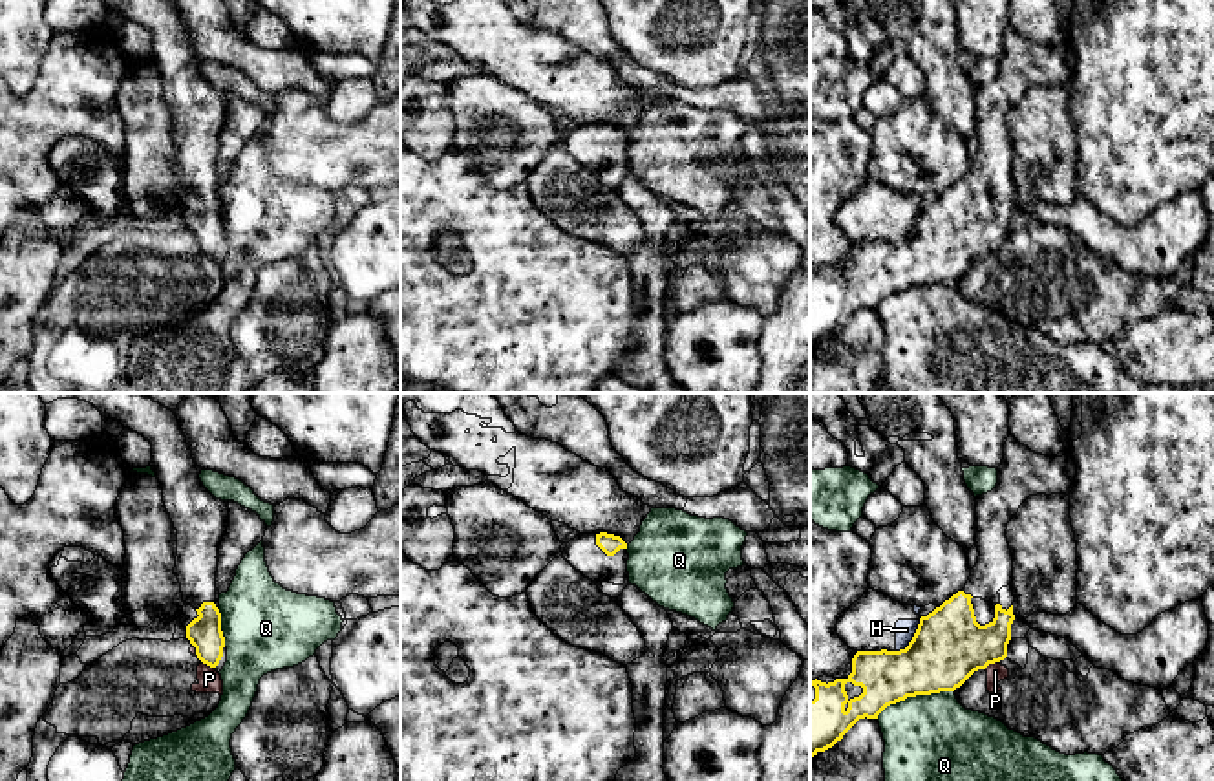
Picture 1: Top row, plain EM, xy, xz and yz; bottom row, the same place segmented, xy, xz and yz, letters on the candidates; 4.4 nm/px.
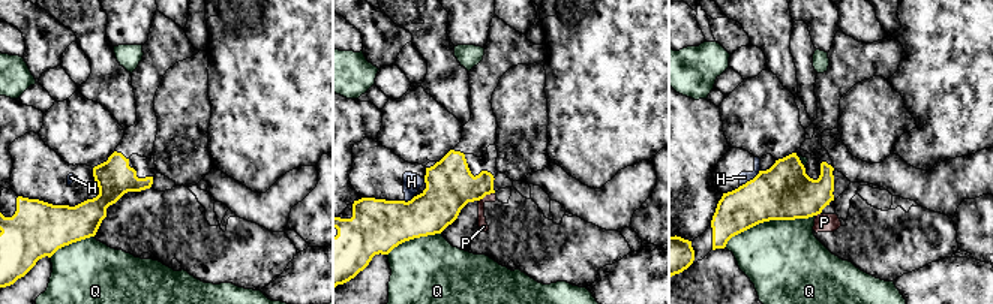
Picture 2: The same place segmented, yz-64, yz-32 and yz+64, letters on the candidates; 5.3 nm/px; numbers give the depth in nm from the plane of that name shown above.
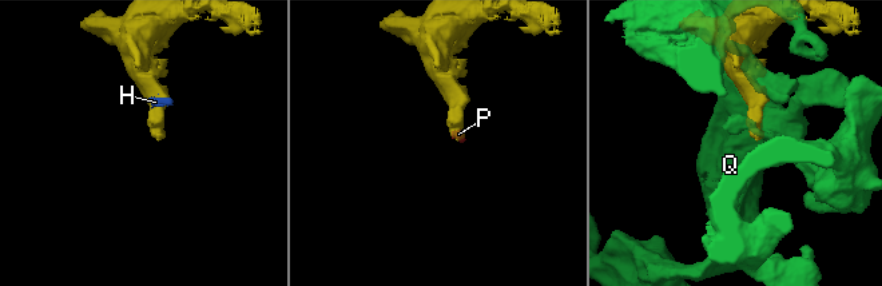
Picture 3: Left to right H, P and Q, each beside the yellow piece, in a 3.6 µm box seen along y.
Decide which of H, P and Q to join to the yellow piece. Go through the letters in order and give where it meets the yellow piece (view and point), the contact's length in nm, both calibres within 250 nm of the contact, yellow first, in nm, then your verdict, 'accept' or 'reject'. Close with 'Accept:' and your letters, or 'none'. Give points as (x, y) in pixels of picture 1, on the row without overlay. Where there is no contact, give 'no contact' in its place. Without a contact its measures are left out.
H: meets yellow in yz at (913, 229); contact 180 nm long; 320 nm thick on the yellow side, 90 nm on the other; reject
P: meets yellow in yz at (990, 253); contact 70 nm long; 320 nm thick on the yellow side, 80 nm on the other; reject
Q: meets yellow in yz at (915, 286); contact 360 nm long; 320 nm thick on the yellow side, 440 nm on the other; reject
Accept: none

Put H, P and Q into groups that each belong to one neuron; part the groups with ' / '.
H P / Q

